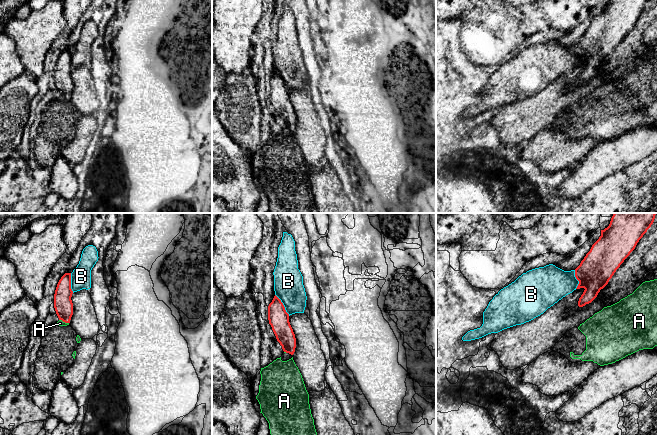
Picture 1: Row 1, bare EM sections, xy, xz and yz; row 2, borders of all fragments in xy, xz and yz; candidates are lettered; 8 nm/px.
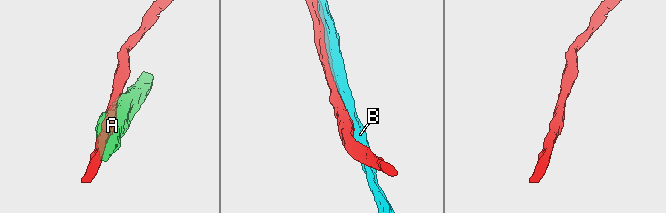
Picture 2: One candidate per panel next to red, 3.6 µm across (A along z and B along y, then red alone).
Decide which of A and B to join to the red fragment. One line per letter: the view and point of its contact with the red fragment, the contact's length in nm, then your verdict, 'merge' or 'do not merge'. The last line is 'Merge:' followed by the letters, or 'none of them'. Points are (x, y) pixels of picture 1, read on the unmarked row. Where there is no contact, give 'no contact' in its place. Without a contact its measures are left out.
A: xy (64, 97) | 90 nm | do not merge
B: xz (283, 81) | 200 nm | do not merge
Merge: none of them

